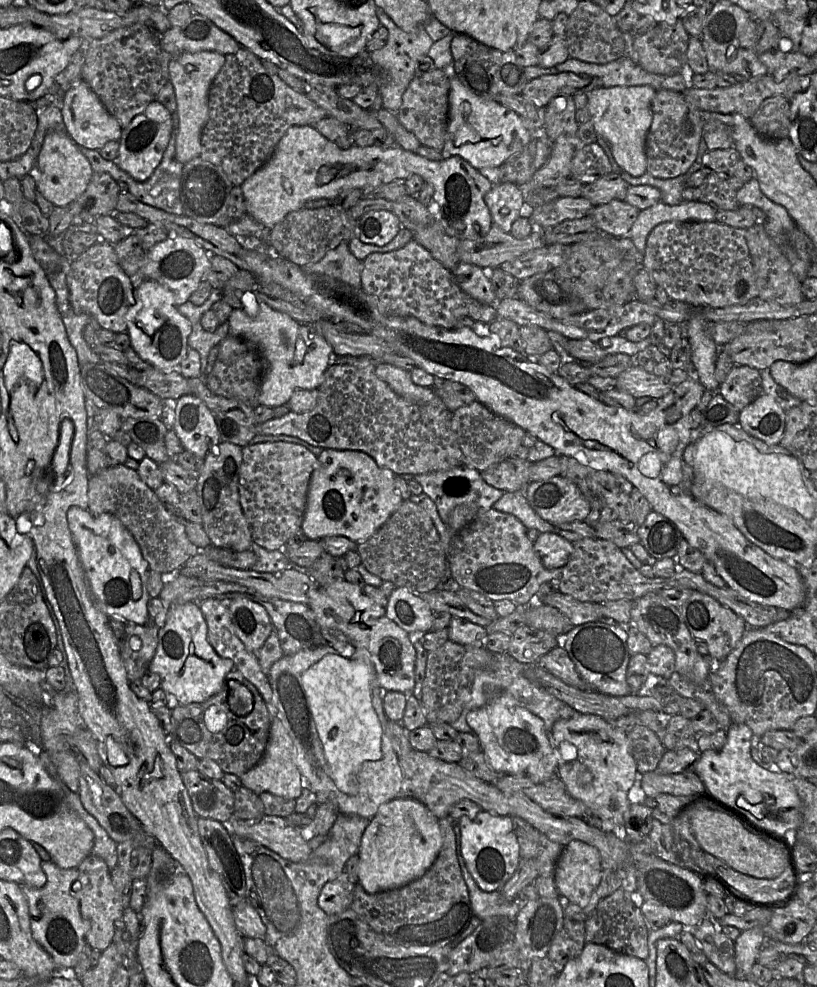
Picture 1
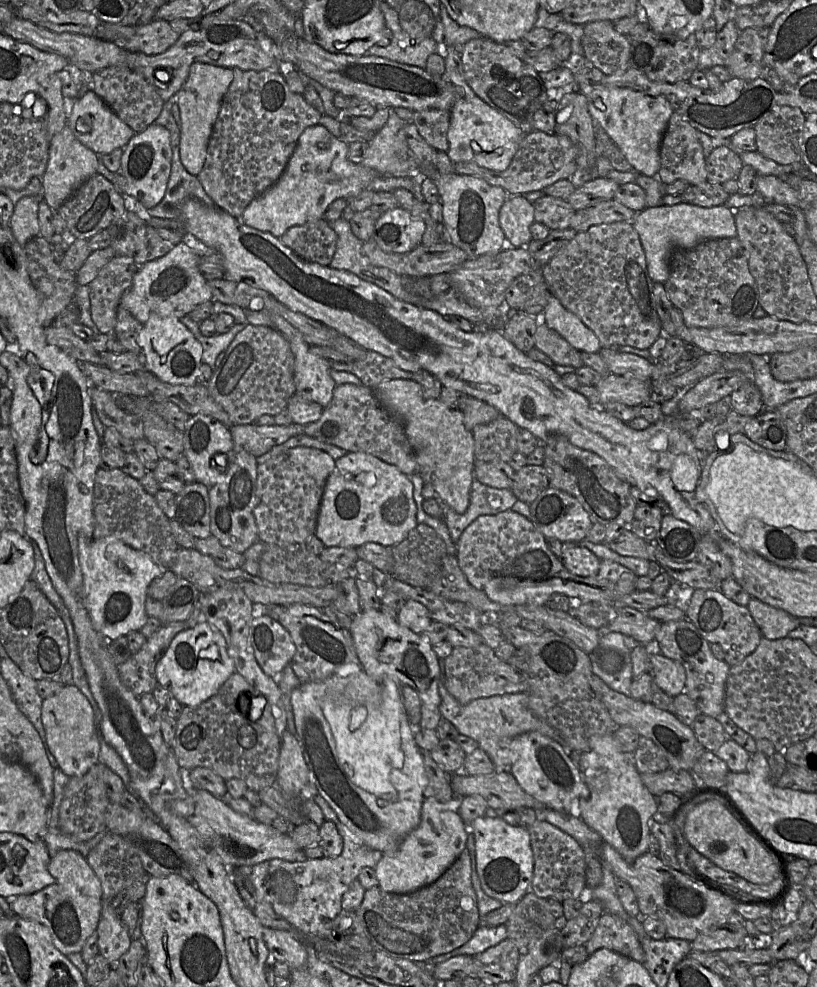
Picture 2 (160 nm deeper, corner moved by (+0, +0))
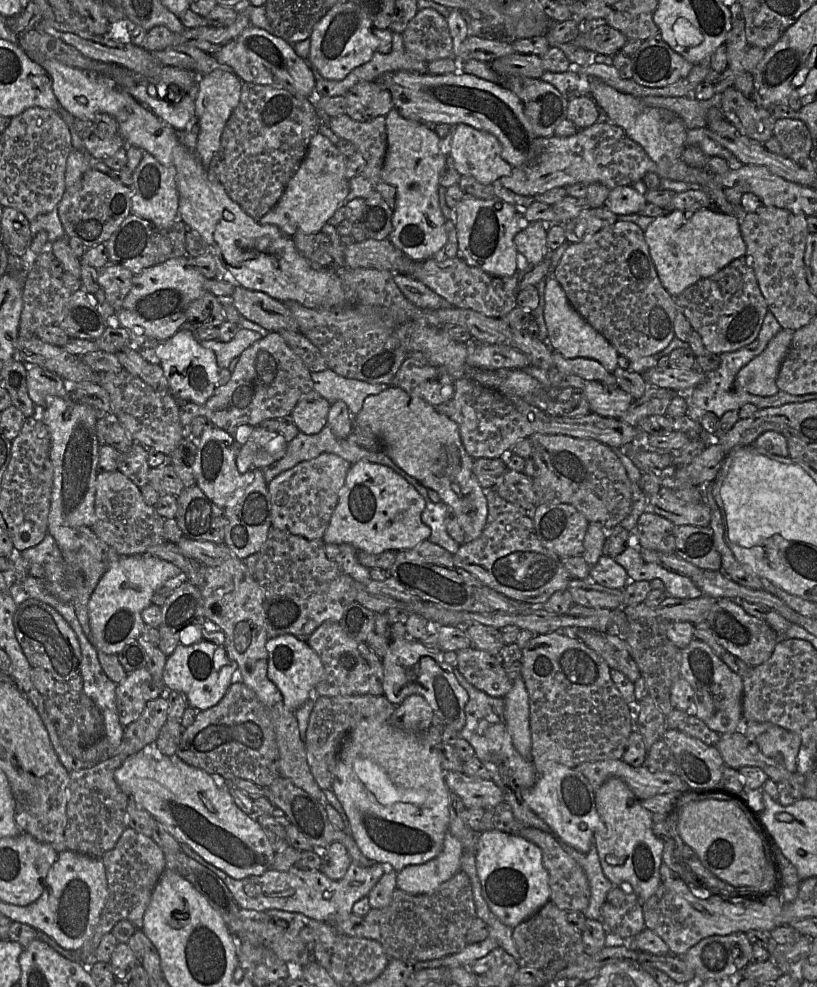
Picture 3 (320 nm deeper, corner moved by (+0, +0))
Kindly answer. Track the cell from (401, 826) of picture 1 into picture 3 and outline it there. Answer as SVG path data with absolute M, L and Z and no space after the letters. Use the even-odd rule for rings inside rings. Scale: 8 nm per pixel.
M448 831L437 857L424 864L406 866L396 873L397 889L410 895L433 892L460 871L463 853L461 842Z

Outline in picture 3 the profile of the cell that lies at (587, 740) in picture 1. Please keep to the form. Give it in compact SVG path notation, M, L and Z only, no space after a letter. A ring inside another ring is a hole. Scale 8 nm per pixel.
M615 777L595 790L595 801L605 824L605 833L594 833L602 870L613 885L629 889L643 903L656 893L662 882L660 867L664 844L653 833L652 813L641 805L625 782Z

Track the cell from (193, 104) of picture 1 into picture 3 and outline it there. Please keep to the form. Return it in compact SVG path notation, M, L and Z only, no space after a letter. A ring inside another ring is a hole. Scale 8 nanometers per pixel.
M216 69L208 74L198 75L195 115L199 135L194 154L207 170L219 150L225 125L240 102L242 83L242 80L231 70Z

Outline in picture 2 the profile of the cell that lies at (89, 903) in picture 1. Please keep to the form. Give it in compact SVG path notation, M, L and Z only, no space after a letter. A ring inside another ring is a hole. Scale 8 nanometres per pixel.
M110 902L102 906L101 918L96 928L99 953L111 967L129 949L132 938Z

